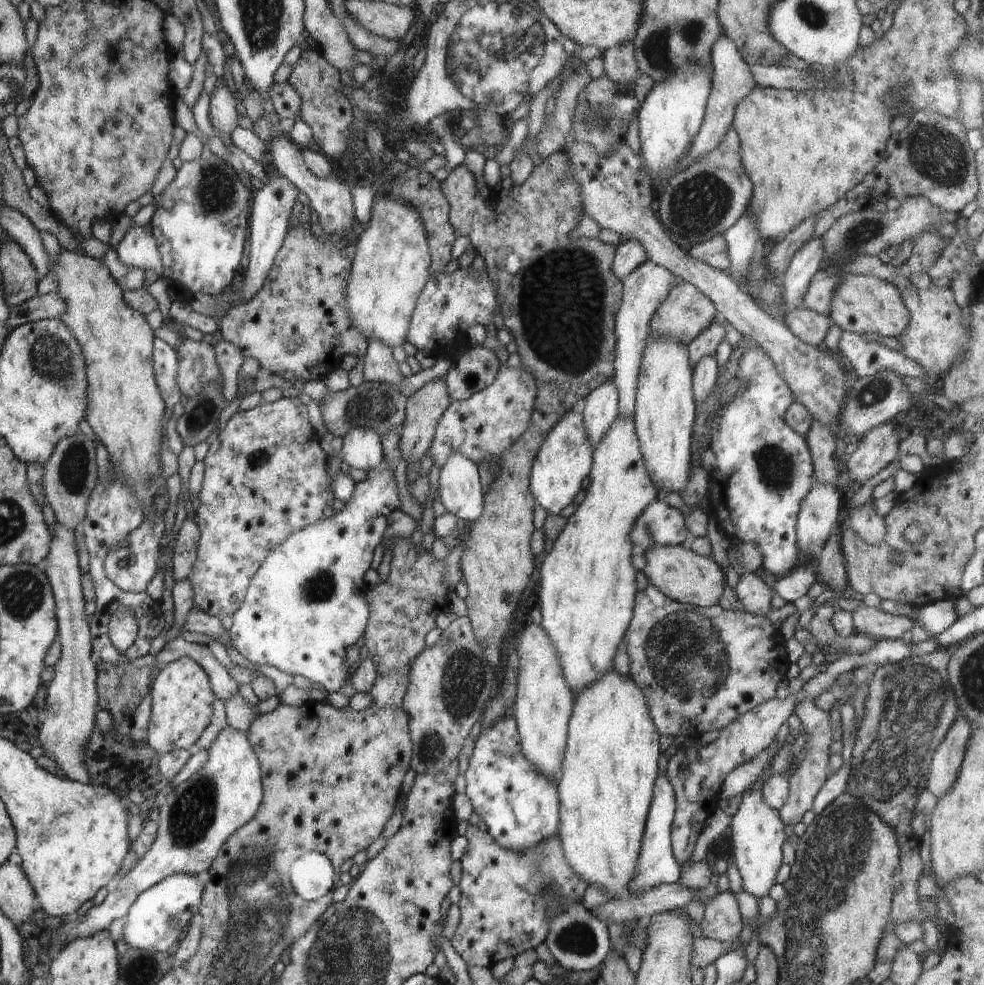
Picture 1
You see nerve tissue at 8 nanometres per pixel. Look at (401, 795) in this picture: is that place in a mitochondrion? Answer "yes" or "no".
no

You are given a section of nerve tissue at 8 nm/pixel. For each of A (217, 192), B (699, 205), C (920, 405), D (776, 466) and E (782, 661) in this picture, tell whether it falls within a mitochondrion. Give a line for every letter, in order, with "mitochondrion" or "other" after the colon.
A: mitochondrion
B: mitochondrion
C: other
D: mitochondrion
E: other

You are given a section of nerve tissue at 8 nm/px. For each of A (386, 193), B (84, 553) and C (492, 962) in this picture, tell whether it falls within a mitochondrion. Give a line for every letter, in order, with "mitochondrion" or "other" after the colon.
A: other
B: other
C: other

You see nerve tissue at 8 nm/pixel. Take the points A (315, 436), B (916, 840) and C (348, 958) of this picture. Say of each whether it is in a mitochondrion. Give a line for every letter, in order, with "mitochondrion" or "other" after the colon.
A: other
B: other
C: mitochondrion

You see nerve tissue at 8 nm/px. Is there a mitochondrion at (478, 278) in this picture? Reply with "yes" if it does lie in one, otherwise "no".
no

